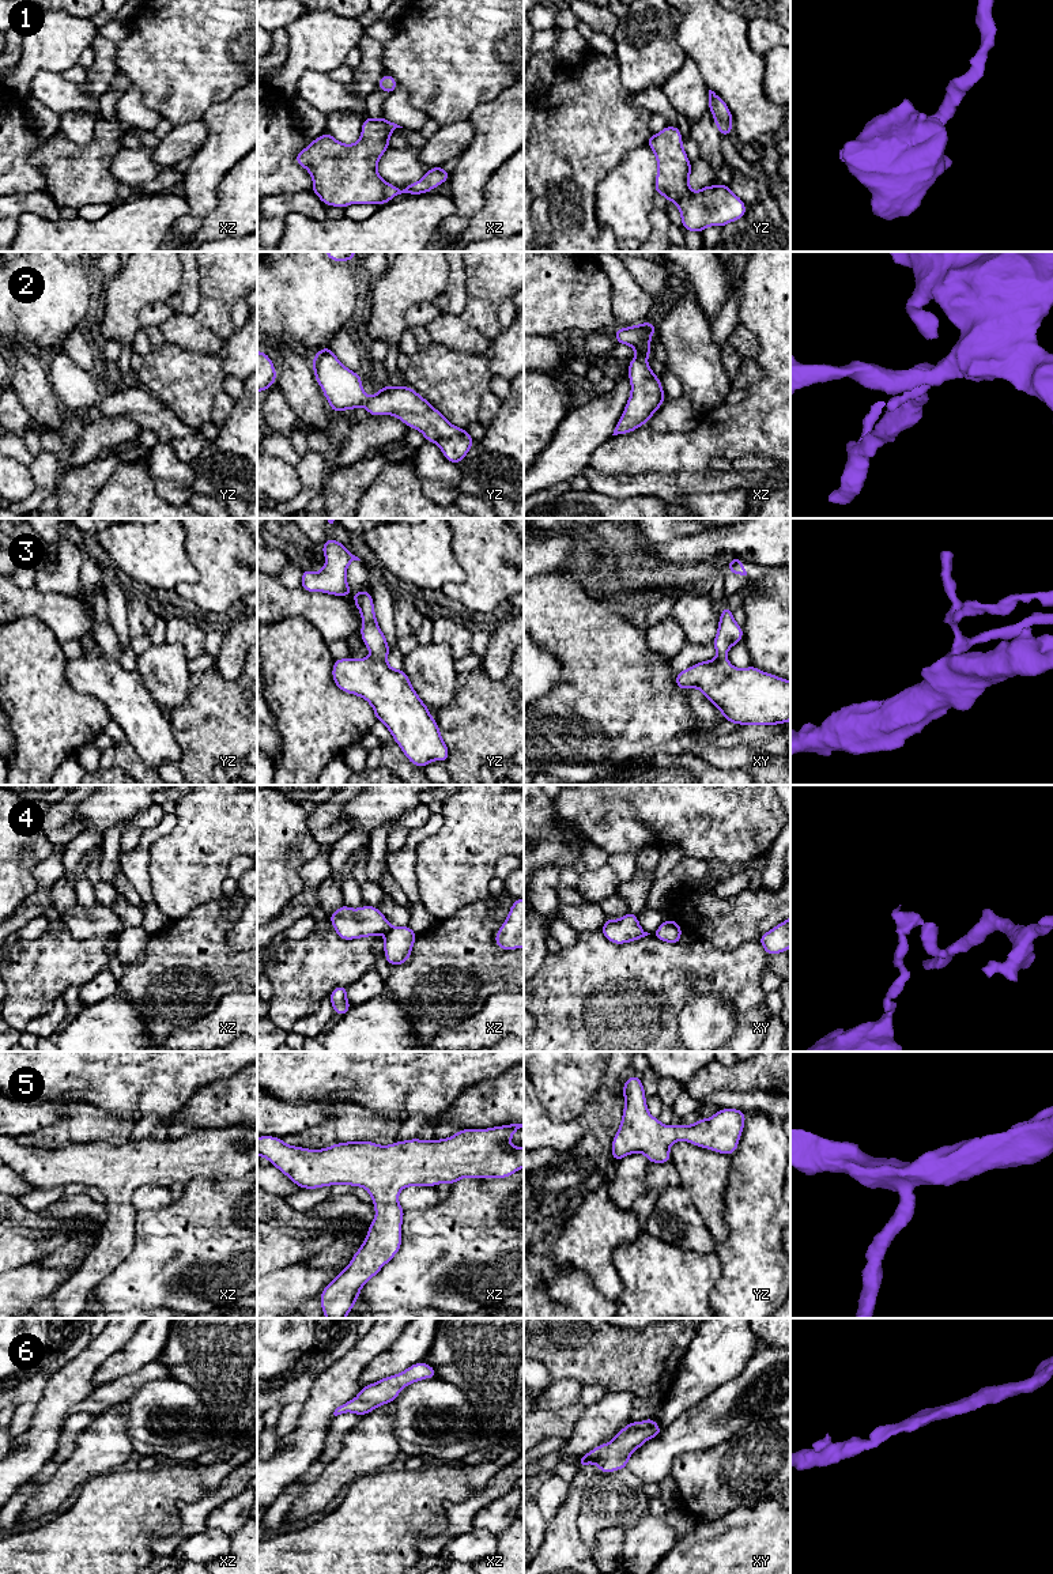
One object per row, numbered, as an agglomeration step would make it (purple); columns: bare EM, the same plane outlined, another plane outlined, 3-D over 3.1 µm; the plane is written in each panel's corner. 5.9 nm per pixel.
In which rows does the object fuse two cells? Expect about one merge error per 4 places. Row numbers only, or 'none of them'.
4

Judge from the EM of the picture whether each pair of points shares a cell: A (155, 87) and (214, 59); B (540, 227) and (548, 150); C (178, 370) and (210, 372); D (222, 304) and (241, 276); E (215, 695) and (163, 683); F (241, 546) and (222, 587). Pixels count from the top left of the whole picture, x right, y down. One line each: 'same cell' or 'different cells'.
A: same cell
B: different cells
C: same cell
D: same cell
E: different cells
F: same cell

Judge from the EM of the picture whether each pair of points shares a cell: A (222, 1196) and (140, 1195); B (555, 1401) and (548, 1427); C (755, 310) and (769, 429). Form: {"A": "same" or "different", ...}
{"A": "different", "B": "different", "C": "same"}

